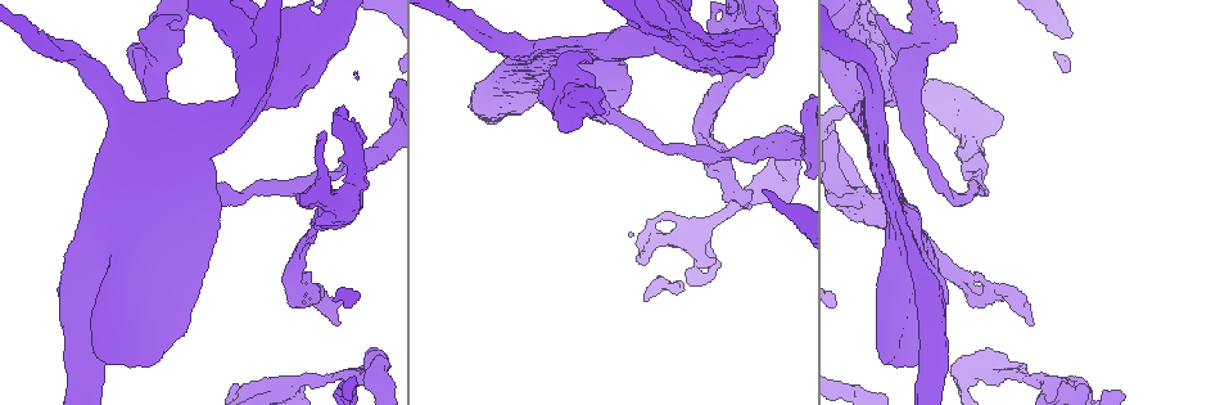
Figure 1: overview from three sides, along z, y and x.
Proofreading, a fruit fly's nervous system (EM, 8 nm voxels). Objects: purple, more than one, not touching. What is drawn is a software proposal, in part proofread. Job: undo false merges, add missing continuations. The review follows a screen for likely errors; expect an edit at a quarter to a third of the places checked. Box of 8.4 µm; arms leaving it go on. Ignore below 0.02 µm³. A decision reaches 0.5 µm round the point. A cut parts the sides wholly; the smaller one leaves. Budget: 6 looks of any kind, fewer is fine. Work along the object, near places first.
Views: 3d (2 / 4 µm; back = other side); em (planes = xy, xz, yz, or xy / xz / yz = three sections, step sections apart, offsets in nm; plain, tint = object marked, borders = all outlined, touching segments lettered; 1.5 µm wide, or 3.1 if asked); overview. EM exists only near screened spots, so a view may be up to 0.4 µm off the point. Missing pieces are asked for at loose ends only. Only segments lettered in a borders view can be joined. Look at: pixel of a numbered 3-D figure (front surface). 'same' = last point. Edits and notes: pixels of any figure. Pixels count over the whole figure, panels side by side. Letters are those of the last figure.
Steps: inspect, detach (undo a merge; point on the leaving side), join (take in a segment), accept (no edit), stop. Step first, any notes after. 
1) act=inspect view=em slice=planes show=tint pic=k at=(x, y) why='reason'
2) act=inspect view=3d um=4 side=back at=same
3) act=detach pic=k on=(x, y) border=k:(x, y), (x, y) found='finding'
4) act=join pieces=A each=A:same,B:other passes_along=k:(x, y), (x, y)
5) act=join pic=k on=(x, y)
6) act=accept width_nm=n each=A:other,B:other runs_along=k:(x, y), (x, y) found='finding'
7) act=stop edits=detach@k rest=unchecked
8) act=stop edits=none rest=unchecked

act=inspect view=em slice=xz step=4 show=tint pic=1 at=(297, 285) why='sudden change in width'

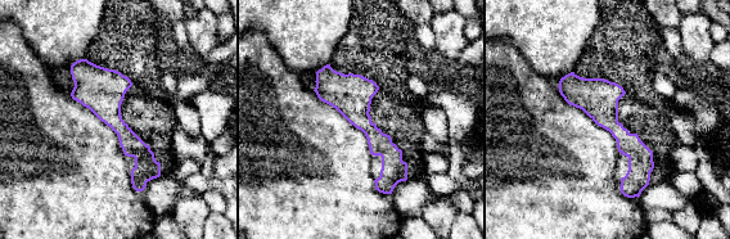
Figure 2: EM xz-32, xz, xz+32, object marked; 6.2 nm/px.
act=inspect view=em slice=planes show=tint at=same

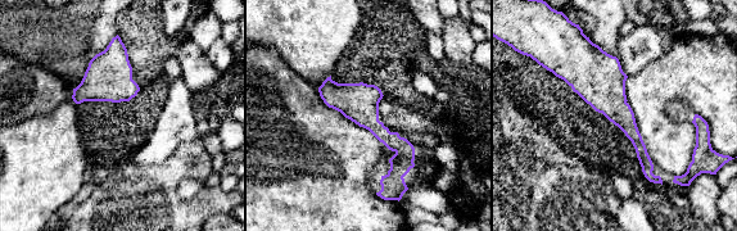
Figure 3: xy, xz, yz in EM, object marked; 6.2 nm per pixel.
act=inspect view=em slice=planes show=borders at=same why='see the neighbours'

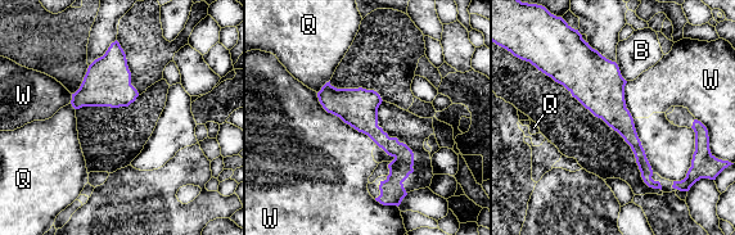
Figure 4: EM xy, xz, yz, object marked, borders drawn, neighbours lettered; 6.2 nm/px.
act=accept each=B:other,Q:other,W:other border=4:(316, 93), (328, 112), (377, 144) found='all the same cell'

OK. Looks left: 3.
act=inspect view=3d um=4 pic=1 at=(341, 376) why='three arms meet'

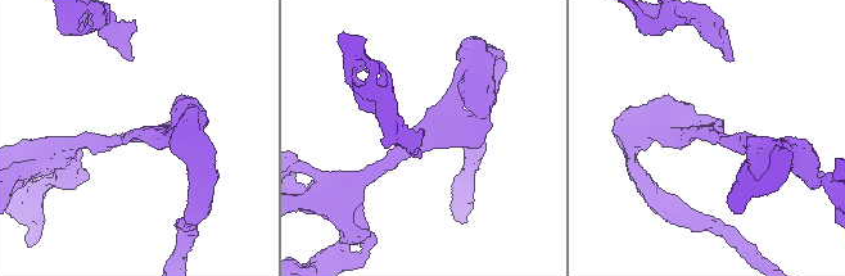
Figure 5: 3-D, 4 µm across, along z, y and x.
act=inspect view=em slice=planes show=tint pic=5 at=(141, 133) why='now the EM'

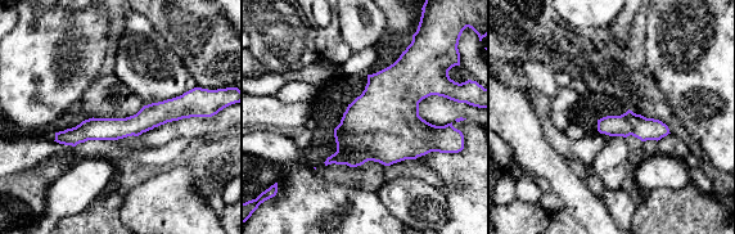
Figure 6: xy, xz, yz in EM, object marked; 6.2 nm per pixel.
act=inspect view=em slice=planes show=borders at=same why='what lies round it'

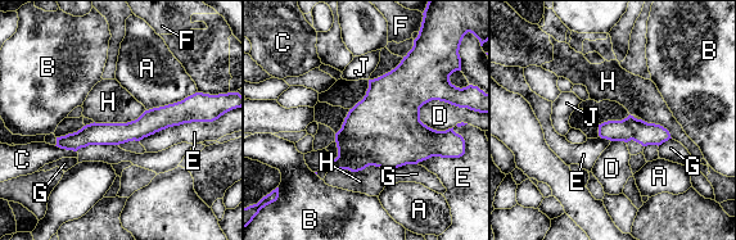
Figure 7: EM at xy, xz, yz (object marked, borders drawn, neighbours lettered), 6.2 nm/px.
act=accept each=A:other,B:other,C:other,D:other,E:other,F:other,G:other,H:other,J:other border=7:(208, 121), (168, 126), (139, 140) found='one cell here'

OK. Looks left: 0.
act=stop edits=none rest=unchecked

